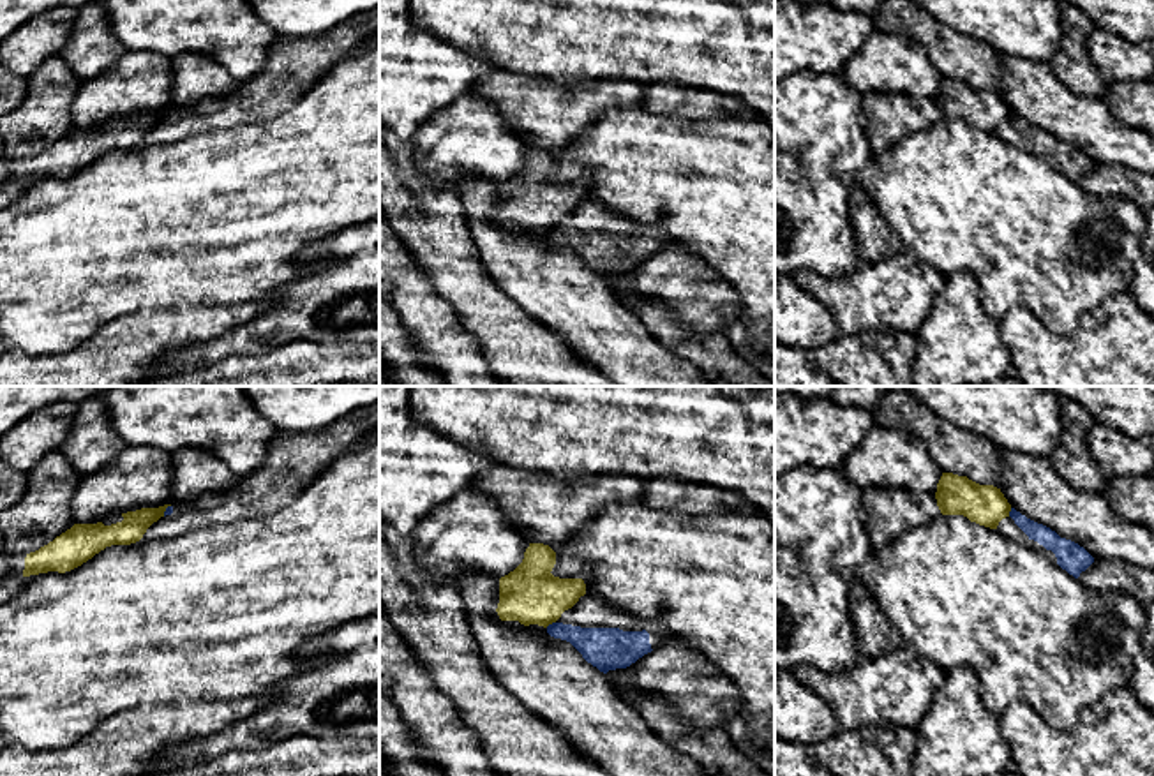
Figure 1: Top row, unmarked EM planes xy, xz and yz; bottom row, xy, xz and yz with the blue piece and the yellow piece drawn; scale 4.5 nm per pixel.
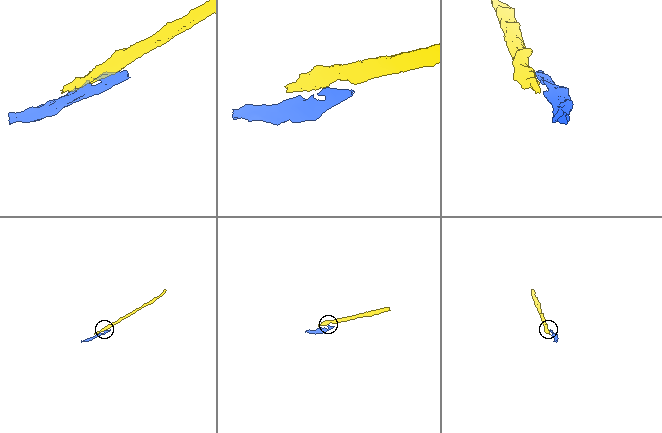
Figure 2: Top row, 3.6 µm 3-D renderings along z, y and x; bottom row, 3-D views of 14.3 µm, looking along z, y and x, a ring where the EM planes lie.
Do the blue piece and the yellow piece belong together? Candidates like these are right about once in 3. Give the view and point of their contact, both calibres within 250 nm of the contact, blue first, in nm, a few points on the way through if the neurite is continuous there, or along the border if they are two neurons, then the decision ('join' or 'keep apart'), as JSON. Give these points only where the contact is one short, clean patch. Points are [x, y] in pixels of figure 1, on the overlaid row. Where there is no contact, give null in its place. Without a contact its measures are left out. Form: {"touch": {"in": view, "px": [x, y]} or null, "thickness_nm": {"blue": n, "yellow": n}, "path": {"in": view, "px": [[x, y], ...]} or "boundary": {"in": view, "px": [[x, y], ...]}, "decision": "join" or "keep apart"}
{"touch": {"in": "xz", "px": [549, 625]}, "thickness_nm": {"blue": 180, "yellow": 280}, "boundary": {"in": "xz", "px": [[554, 621], [546, 626]]}, "decision": "keep apart"}

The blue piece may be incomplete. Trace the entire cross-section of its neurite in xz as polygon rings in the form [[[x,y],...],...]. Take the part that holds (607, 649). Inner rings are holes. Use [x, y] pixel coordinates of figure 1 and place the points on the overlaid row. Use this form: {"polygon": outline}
{"polygon": [[[584,594],[547,626],[554,638],[570,642],[600,672],[626,668],[663,644],[662,623],[644,623],[626,616],[600,596]]]}

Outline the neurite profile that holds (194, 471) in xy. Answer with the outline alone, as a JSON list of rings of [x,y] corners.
[[[192,446],[171,453],[173,494],[178,503],[191,503],[205,494],[224,492],[238,476],[214,453]]]

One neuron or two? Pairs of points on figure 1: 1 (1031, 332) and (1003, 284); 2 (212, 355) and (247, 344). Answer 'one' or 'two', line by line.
1: two
2: one

